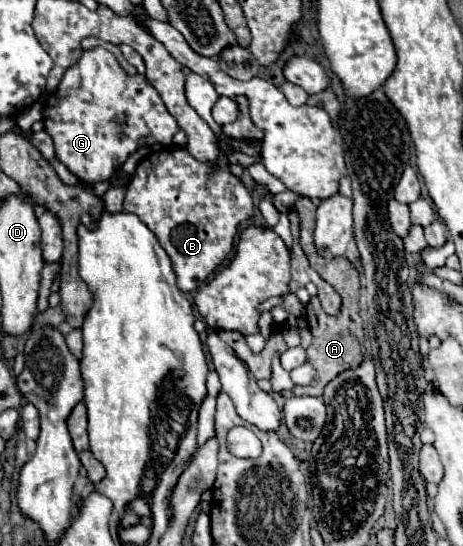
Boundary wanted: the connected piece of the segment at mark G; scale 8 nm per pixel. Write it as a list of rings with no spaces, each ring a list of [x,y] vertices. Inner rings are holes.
[[[105,48],[85,50],[81,60],[65,72],[59,88],[45,100],[43,122],[55,142],[59,162],[85,182],[107,180],[139,146],[169,146],[179,130],[147,78],[123,72],[117,58]]]

